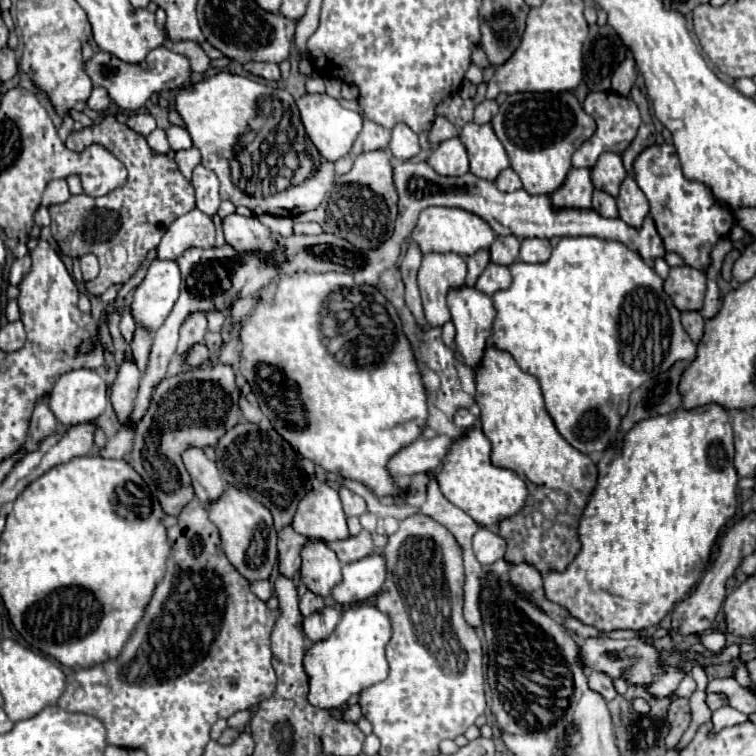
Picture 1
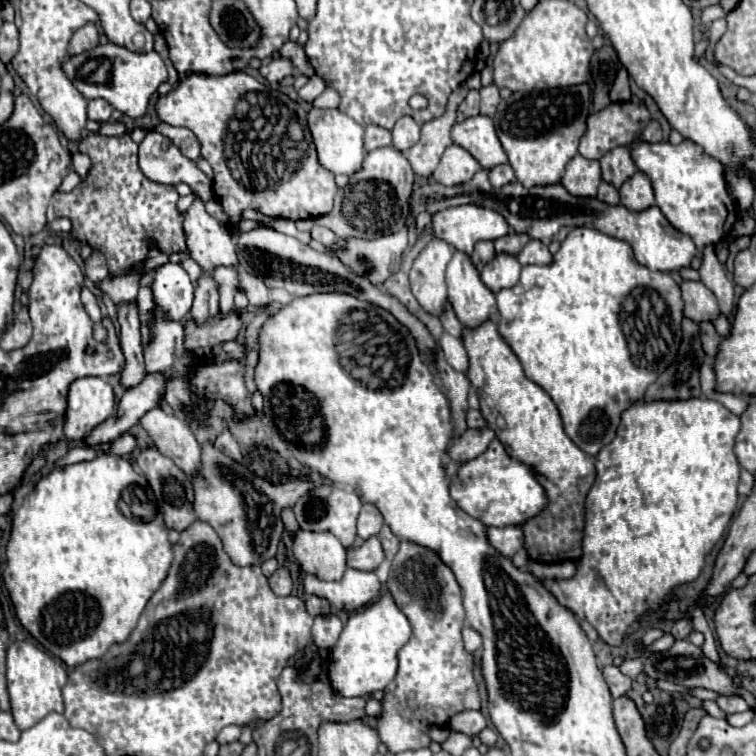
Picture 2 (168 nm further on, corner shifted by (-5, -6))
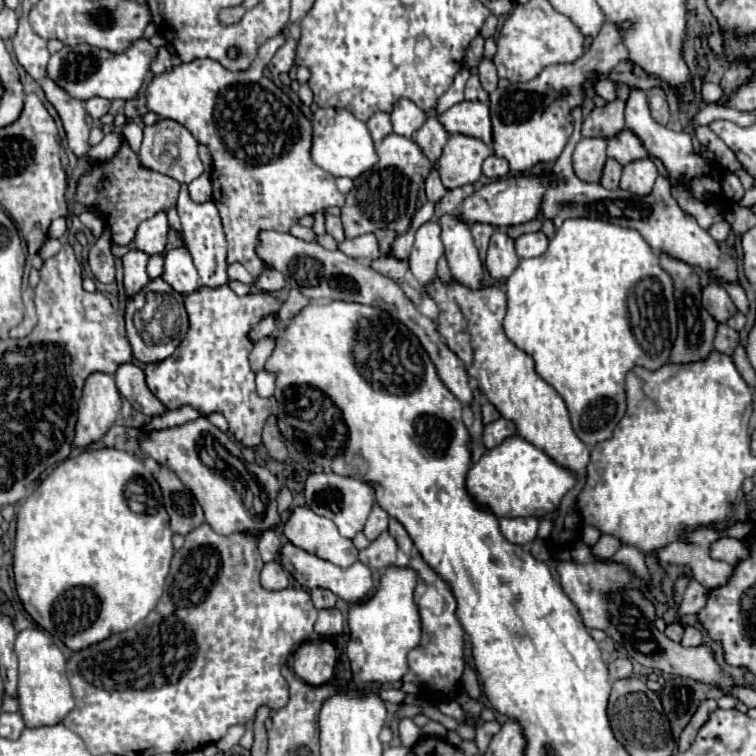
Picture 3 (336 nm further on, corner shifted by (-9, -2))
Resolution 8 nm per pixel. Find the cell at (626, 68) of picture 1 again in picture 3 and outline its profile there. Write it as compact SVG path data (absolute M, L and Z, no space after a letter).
M600 80L596 82L596 92L604 98L604 100L614 100L618 94L618 84L614 80Z

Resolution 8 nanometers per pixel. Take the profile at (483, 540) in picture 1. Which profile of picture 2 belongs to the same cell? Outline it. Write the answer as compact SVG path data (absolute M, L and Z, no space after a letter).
M520 526L487 527L487 538L502 556L514 556L524 546L524 534Z

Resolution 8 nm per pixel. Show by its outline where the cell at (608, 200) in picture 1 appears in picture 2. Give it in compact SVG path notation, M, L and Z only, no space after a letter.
M602 182L600 184L600 188L598 188L598 200L608 202L608 204L618 204L620 202L618 198L620 196L618 196L618 190L614 186L610 186L608 182Z

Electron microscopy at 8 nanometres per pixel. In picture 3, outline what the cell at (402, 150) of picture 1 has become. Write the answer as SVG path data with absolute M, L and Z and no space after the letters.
M402 100L402 102L398 102L398 106L394 106L394 112L390 114L390 118L392 118L392 126L394 126L396 134L414 138L414 134L422 128L422 122L426 120L426 114L422 110L418 110L418 106L414 106L414 102Z

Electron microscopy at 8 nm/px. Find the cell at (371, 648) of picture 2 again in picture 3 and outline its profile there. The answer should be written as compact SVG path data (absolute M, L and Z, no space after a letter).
M386 568L376 594L360 604L354 604L348 614L350 640L348 640L348 660L352 668L352 678L356 684L392 684L398 682L406 670L406 654L418 646L420 640L420 616L414 604L416 572L412 568Z

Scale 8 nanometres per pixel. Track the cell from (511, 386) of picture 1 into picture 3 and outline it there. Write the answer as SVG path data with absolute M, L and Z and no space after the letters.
M434 280L424 290L436 300L440 308L438 332L448 342L448 346L456 354L460 354L468 374L480 378L480 370L484 370L490 382L490 390L486 392L486 396L500 412L500 416L514 422L518 436L526 438L538 450L548 454L558 466L576 474L576 486L572 488L572 494L562 498L558 506L558 514L552 518L552 532L548 540L556 550L572 550L580 542L580 532L582 532L582 520L576 508L576 498L586 484L590 450L574 434L566 404L560 398L560 394L536 374L532 358L516 344L512 344L504 334L502 330L502 320L506 312L504 292L498 286L470 290L454 280L450 284L442 284L440 280Z

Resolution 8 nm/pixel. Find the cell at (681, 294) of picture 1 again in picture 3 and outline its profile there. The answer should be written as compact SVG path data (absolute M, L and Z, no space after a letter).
M710 282L702 288L702 306L706 306L716 322L726 322L736 312L736 306L732 304L728 292L716 282Z

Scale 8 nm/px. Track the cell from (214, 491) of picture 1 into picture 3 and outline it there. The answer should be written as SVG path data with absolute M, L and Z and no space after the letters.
M126 362L116 370L116 386L120 394L146 418L160 416L166 412L166 406L148 390L144 382L144 372L132 362Z

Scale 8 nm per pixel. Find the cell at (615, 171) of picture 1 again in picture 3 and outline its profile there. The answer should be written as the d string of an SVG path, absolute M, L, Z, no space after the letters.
M622 130L622 134L618 134L612 140L608 140L606 154L608 154L608 158L618 160L618 164L622 164L622 166L626 166L626 164L630 164L634 160L648 158L642 142L630 130Z

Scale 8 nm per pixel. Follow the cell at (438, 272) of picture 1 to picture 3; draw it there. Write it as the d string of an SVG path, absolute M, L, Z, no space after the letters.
M430 220L418 232L414 240L414 248L410 252L410 272L420 282L420 286L428 286L436 280L436 264L444 256L444 246L440 238L440 224Z

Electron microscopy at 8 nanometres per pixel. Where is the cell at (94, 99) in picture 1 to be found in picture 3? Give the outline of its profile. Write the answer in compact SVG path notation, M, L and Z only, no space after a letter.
M90 98L90 100L86 100L86 110L94 120L98 120L110 110L110 100L106 100L106 98Z

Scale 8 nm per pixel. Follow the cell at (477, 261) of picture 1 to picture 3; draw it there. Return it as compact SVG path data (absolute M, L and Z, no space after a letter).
M474 224L472 226L472 238L474 238L474 244L476 244L482 260L486 258L486 250L488 250L492 234L494 234L494 226L486 226L486 224Z

